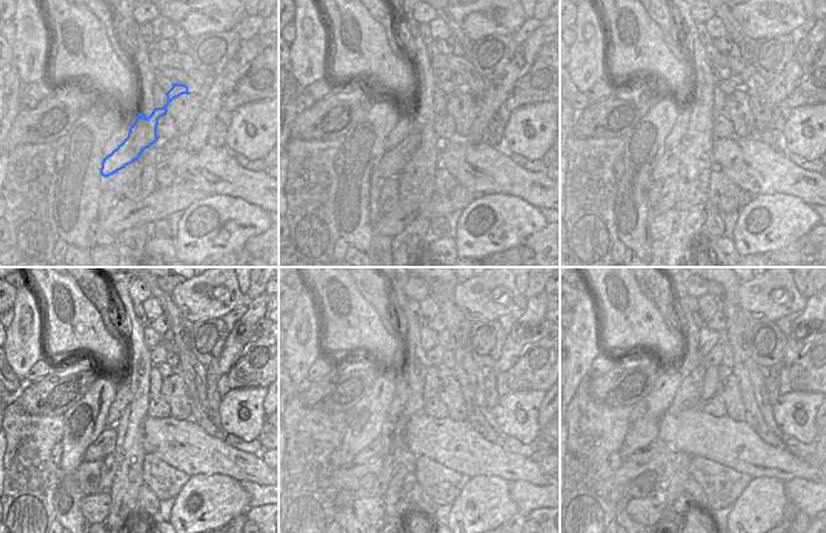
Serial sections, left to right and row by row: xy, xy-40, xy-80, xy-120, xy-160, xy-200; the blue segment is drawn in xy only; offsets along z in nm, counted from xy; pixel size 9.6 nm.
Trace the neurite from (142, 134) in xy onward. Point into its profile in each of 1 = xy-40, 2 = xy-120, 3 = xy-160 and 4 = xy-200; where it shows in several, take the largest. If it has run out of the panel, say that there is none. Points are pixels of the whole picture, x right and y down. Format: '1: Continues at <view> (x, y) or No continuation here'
1: Continues at xy-40 (393, 162)
2: Continues at xy-120 (106, 443)
3: Continues at xy-160 (383, 444)
4: Continues at xy-200 (643, 455)

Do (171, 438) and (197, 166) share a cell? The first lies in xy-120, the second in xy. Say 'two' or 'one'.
one

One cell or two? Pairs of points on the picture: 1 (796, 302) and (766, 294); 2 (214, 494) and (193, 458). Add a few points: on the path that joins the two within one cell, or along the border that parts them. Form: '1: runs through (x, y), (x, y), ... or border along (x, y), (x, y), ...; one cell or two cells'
1: runs through (788, 300), (773, 296); one cell
2: border along (190, 475), (225, 474), (231, 478); two cells

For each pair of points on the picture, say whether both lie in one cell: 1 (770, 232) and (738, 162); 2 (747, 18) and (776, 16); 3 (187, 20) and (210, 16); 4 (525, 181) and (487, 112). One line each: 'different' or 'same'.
1: different
2: same
3: same
4: different

